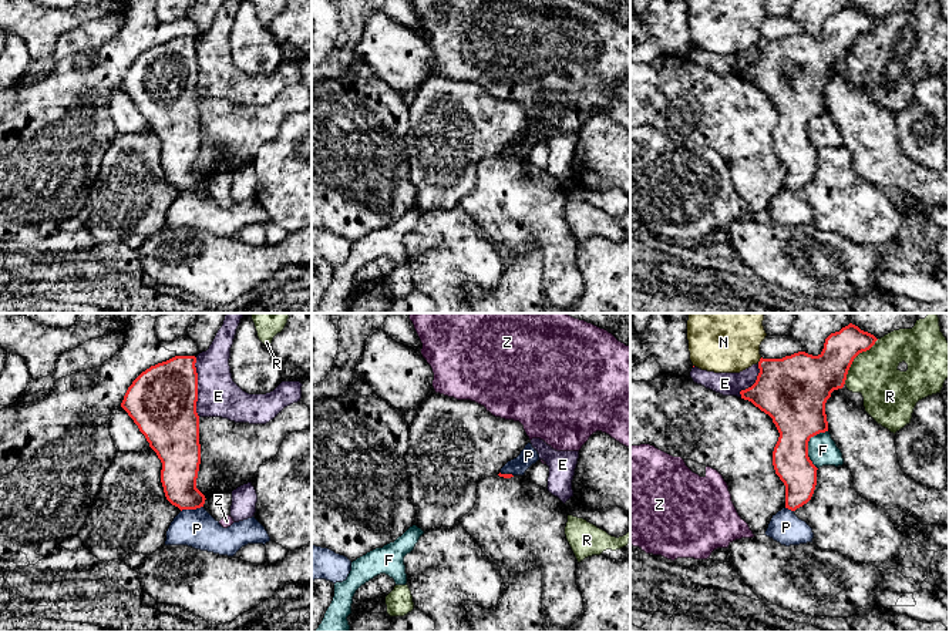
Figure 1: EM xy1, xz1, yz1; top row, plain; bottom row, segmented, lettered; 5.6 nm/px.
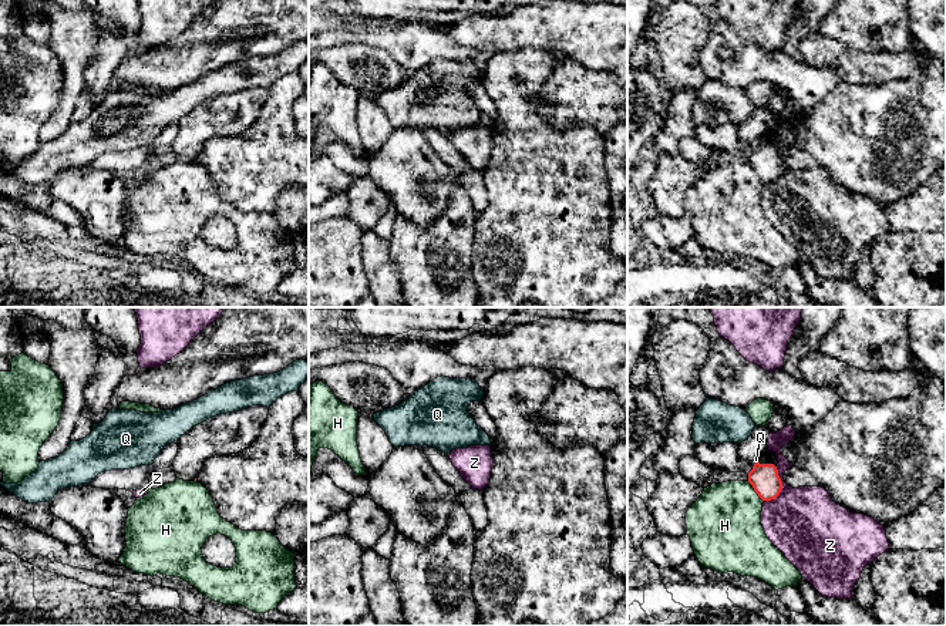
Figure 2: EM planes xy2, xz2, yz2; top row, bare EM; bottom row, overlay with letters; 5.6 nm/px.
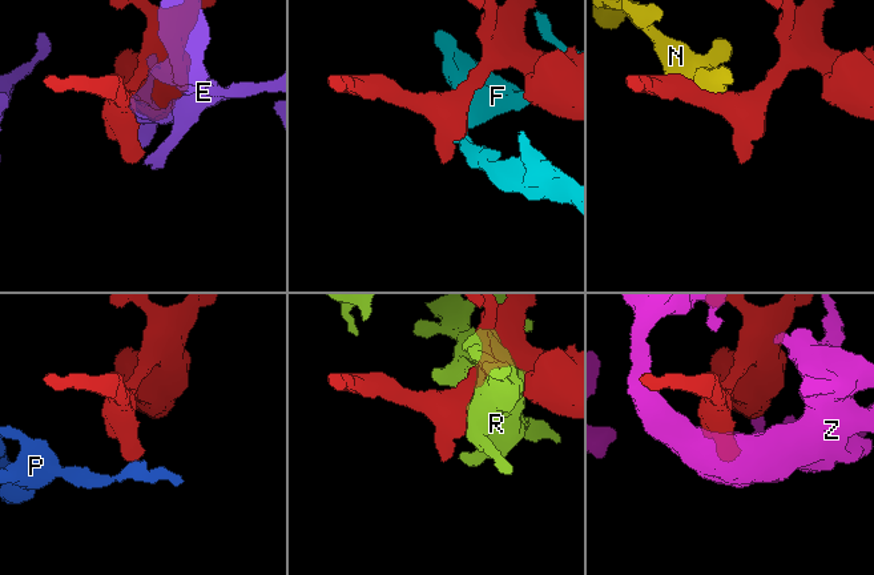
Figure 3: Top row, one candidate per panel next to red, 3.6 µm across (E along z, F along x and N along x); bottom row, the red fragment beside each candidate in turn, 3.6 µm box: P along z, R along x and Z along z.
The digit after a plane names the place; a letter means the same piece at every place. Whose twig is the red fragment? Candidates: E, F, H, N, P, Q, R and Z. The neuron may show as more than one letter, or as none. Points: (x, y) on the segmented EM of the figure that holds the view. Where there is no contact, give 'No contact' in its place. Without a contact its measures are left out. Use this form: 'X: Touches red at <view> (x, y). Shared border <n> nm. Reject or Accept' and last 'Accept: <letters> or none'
E: Touches red at xy1 (197, 387). Shared border 340 nm. Reject
F: Touches red at yz1 (807, 446). Shared border 240 nm. Reject
H: Touches red at yz2 (754, 490). Shared border 150 nm. Reject
N: Touches red at yz1 (760, 360). Shared border 40 nm. Reject
P: Touches red at xy1 (191, 508). Shared border 130 nm. Reject
Q: Touches red at yz2 (758, 463). Shared border 80 nm. Accept
R: Touches red at yz1 (854, 357). Shared border 320 nm. Reject
Z: Touches red at yz2 (781, 488). Shared border 220 nm. Reject
Accept: Q

